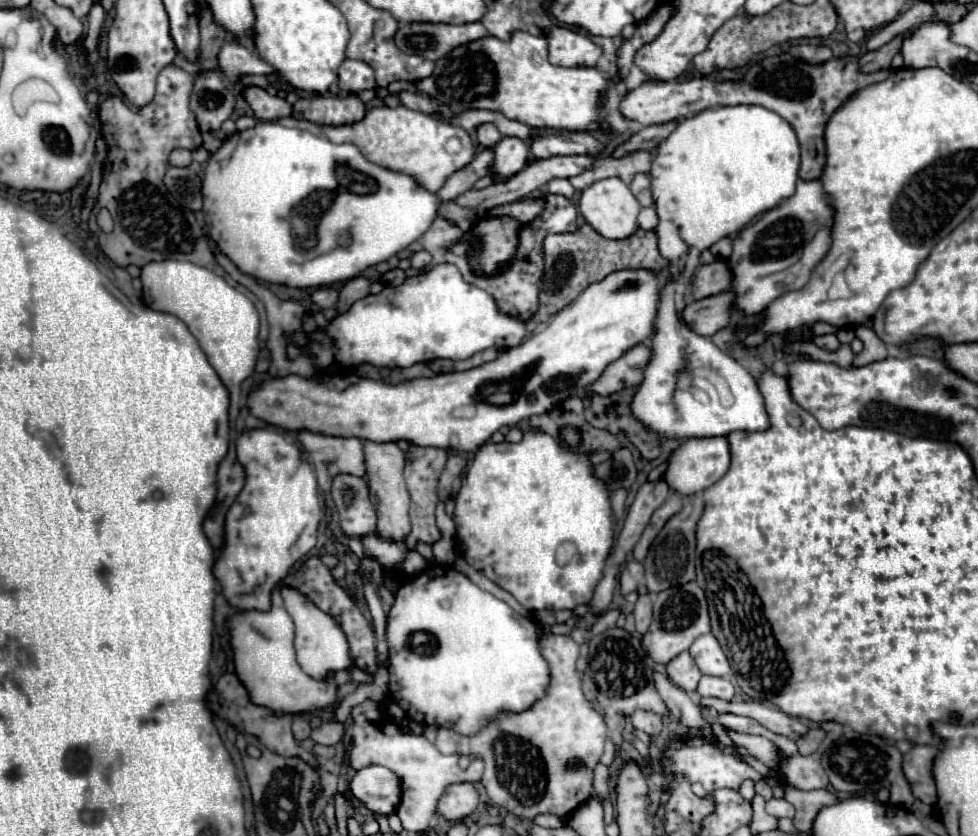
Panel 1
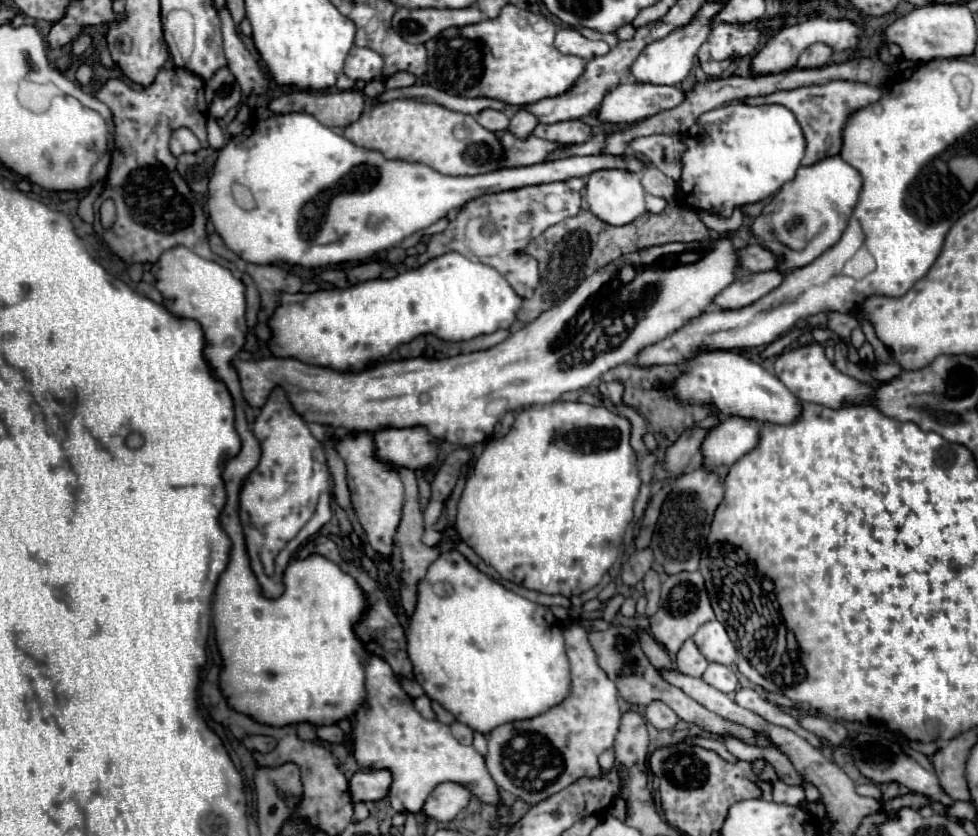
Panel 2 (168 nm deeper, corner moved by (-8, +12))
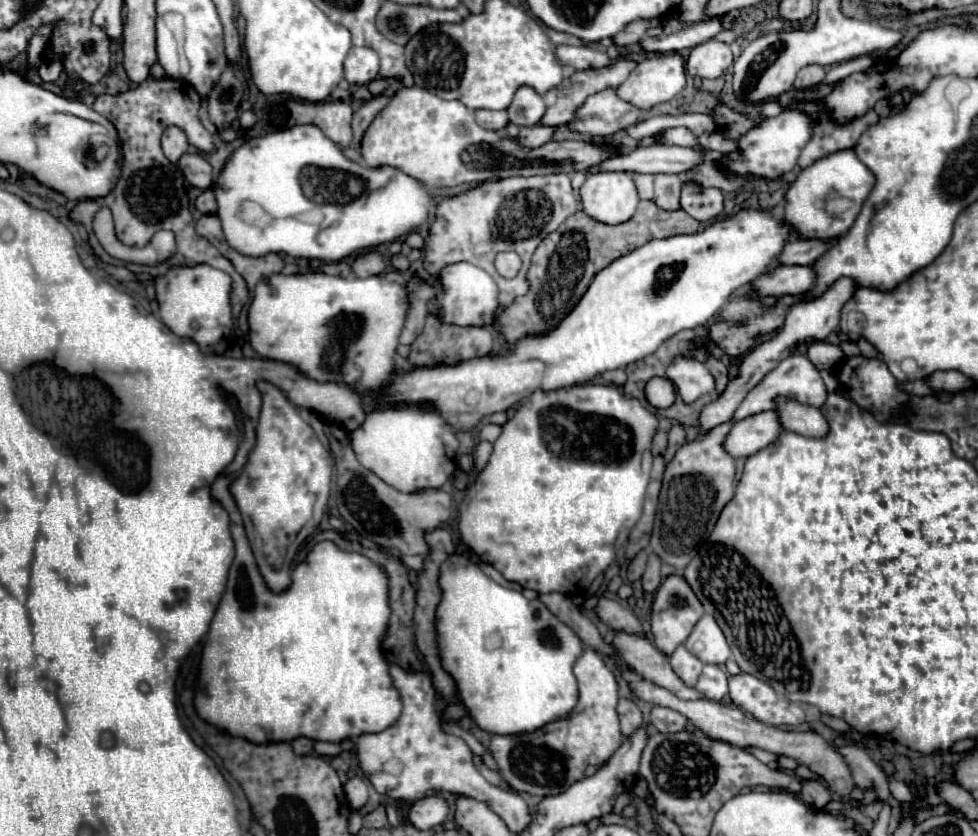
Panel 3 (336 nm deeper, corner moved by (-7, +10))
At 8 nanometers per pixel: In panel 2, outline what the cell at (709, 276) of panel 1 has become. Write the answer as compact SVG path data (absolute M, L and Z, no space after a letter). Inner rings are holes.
M749 245L739 251L741 259L741 269L747 271L771 271L781 265L781 259L777 259L767 247L763 245Z

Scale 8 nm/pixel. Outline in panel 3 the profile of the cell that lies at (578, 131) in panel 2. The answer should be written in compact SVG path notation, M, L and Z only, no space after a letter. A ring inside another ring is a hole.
M534 125L534 127L520 127L520 135L518 135L518 143L524 147L542 147L550 141L550 137L556 133L556 127L548 127L548 125Z

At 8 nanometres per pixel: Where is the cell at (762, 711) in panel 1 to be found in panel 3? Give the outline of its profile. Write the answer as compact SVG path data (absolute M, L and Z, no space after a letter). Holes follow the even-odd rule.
M842 745L842 747L838 747L838 751L844 757L844 761L848 763L856 787L860 787L860 789L872 787L876 791L876 795L878 795L880 801L890 799L886 775L870 759L870 755L866 753L864 747L858 747L858 745Z

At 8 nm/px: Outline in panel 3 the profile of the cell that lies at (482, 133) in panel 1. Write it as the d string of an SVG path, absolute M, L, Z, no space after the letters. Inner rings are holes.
M478 109L476 123L482 129L504 129L508 125L508 113L506 111L490 111L490 109Z

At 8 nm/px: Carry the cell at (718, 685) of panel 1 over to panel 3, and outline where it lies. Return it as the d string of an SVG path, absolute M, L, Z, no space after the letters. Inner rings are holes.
M704 665L696 689L710 701L722 701L728 693L728 673L718 665Z

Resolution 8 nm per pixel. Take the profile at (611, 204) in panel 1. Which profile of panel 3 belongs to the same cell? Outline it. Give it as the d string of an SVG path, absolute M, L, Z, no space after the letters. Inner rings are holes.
M592 173L580 187L584 213L608 225L628 221L638 209L638 191L630 173Z

